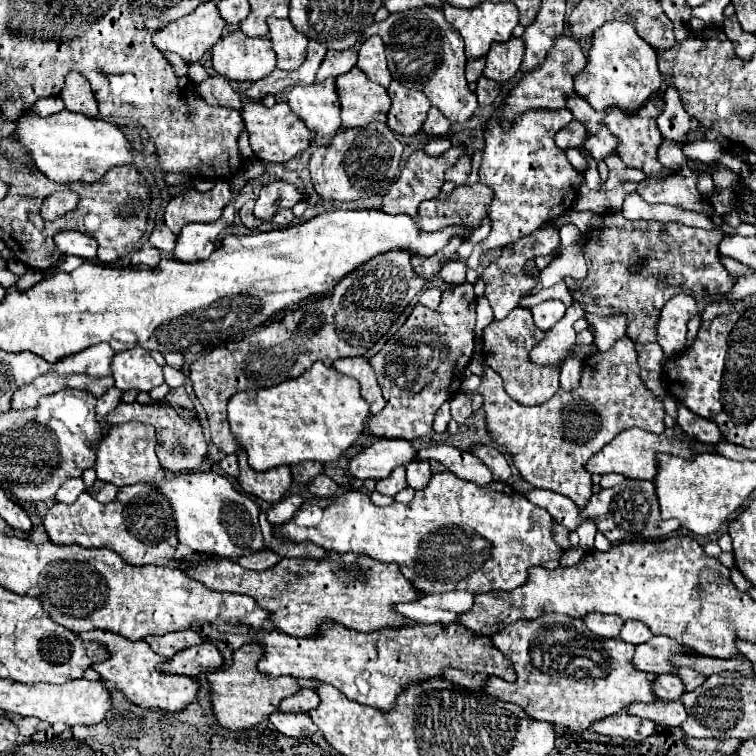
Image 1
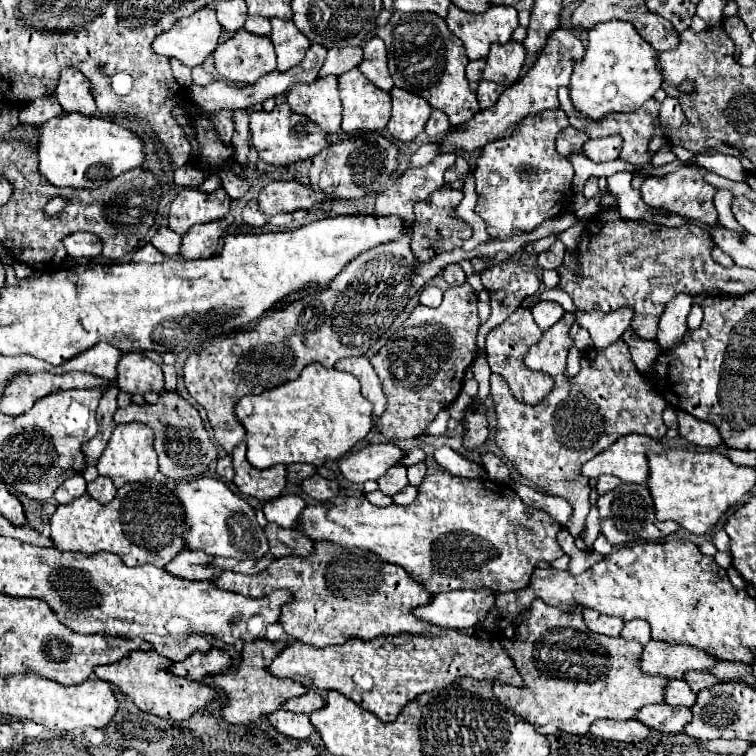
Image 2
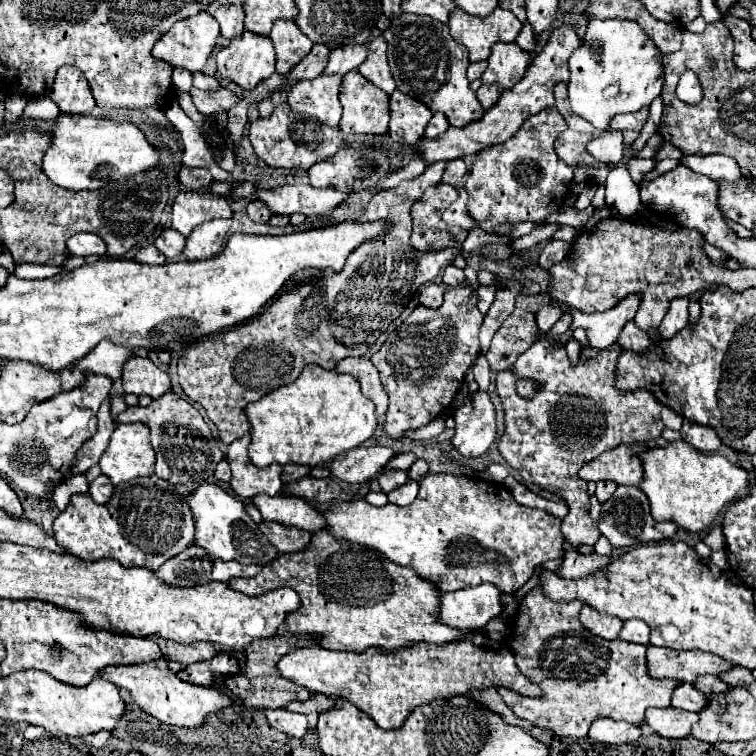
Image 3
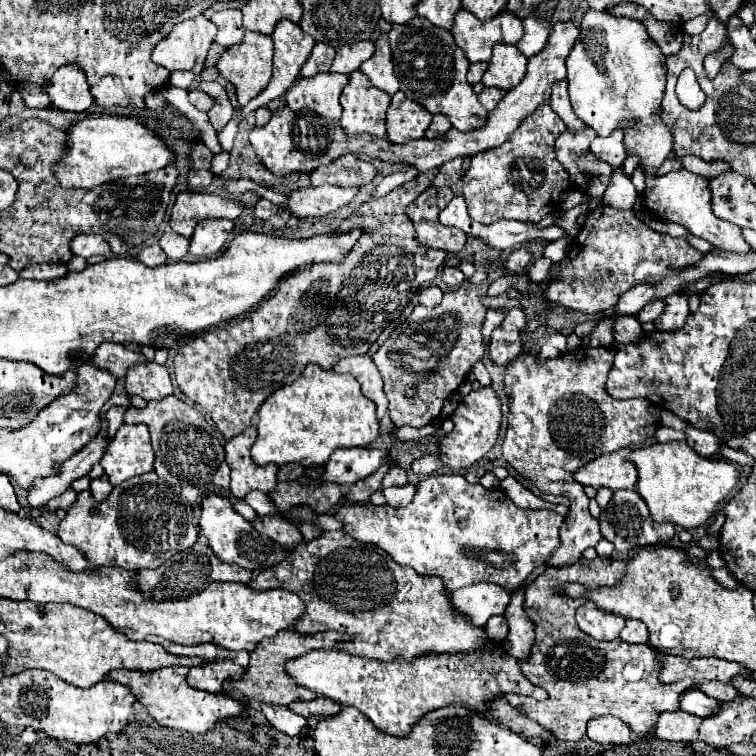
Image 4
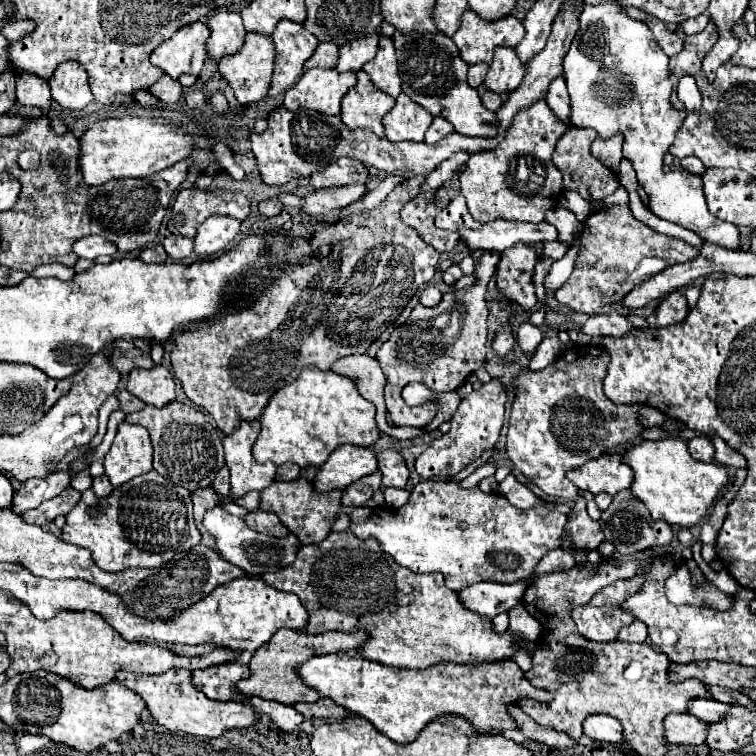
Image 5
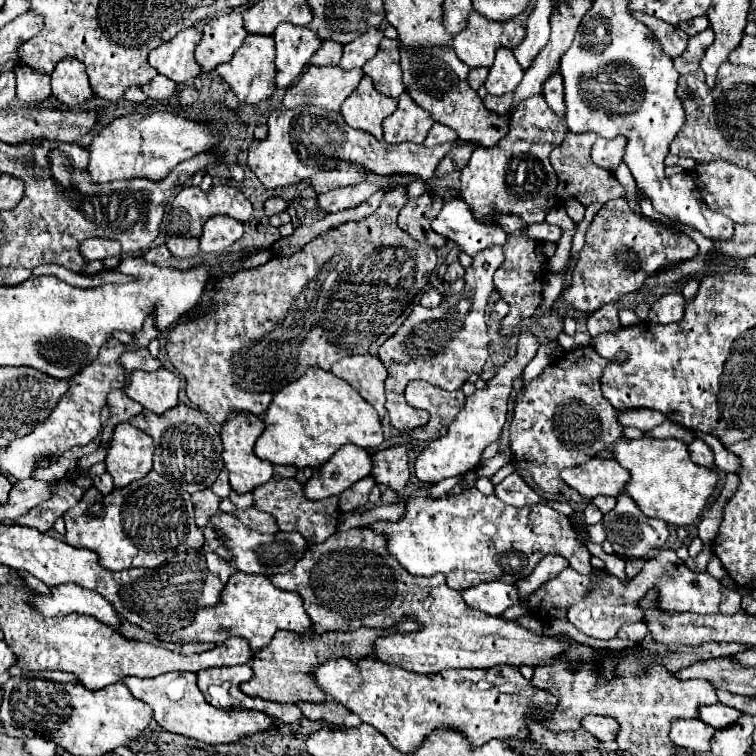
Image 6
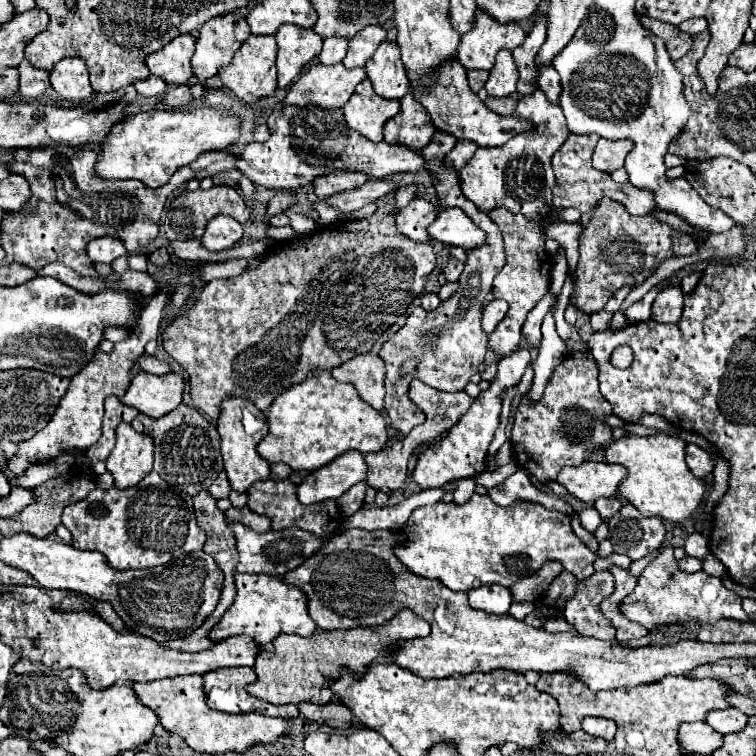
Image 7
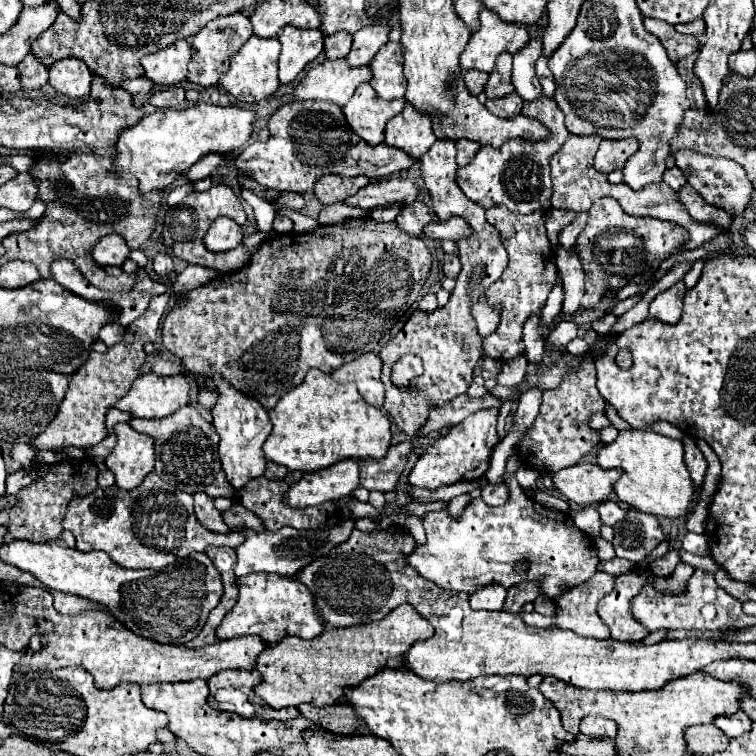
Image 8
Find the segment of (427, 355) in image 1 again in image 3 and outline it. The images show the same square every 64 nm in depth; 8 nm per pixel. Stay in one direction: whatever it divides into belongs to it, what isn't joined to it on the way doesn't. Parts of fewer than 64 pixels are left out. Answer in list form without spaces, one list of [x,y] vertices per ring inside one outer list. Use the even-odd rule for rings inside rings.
[[[468,284],[448,288],[444,292],[444,304],[436,310],[426,308],[418,304],[414,312],[406,318],[406,322],[386,340],[386,344],[370,358],[372,364],[380,372],[382,386],[390,398],[390,406],[386,412],[386,420],[382,430],[390,438],[404,438],[408,430],[418,430],[432,422],[442,410],[450,408],[454,396],[458,394],[462,386],[462,378],[466,376],[466,370],[474,364],[474,360],[480,354],[480,342],[478,342],[478,332],[480,332],[480,312],[476,308],[478,296],[476,290]]]

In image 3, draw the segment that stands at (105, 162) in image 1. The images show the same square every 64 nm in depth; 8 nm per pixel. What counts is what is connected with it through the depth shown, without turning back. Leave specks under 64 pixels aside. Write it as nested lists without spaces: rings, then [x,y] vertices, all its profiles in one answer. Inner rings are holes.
[[[60,114],[52,128],[50,146],[42,160],[44,174],[66,190],[94,190],[102,188],[122,176],[132,176],[140,170],[150,170],[158,162],[154,146],[144,138],[138,126],[112,122],[94,116]]]

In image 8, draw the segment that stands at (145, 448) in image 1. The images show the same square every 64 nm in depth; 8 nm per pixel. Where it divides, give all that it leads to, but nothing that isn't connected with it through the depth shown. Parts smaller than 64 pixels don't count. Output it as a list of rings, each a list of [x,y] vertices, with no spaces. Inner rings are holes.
[[[116,424],[116,446],[106,458],[108,470],[116,476],[120,490],[132,490],[154,470],[154,440],[136,432],[130,424]]]

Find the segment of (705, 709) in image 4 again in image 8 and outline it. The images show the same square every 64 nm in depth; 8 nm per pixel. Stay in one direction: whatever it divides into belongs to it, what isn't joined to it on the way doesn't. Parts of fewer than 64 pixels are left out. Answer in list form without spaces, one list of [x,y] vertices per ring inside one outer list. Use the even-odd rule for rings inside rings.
[[[738,710],[738,712],[732,714],[732,716],[720,716],[720,718],[716,716],[716,718],[712,720],[712,724],[714,724],[716,728],[720,728],[728,738],[736,738],[736,736],[748,732],[748,728],[752,726],[752,720],[750,720],[742,710]]]

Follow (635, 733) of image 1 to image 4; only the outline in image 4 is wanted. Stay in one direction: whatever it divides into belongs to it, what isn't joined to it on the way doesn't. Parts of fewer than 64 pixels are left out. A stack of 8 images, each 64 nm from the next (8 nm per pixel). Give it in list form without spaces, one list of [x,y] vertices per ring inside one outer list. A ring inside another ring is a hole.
[[[612,716],[590,720],[586,736],[598,744],[630,744],[634,740],[634,732],[620,718]]]

